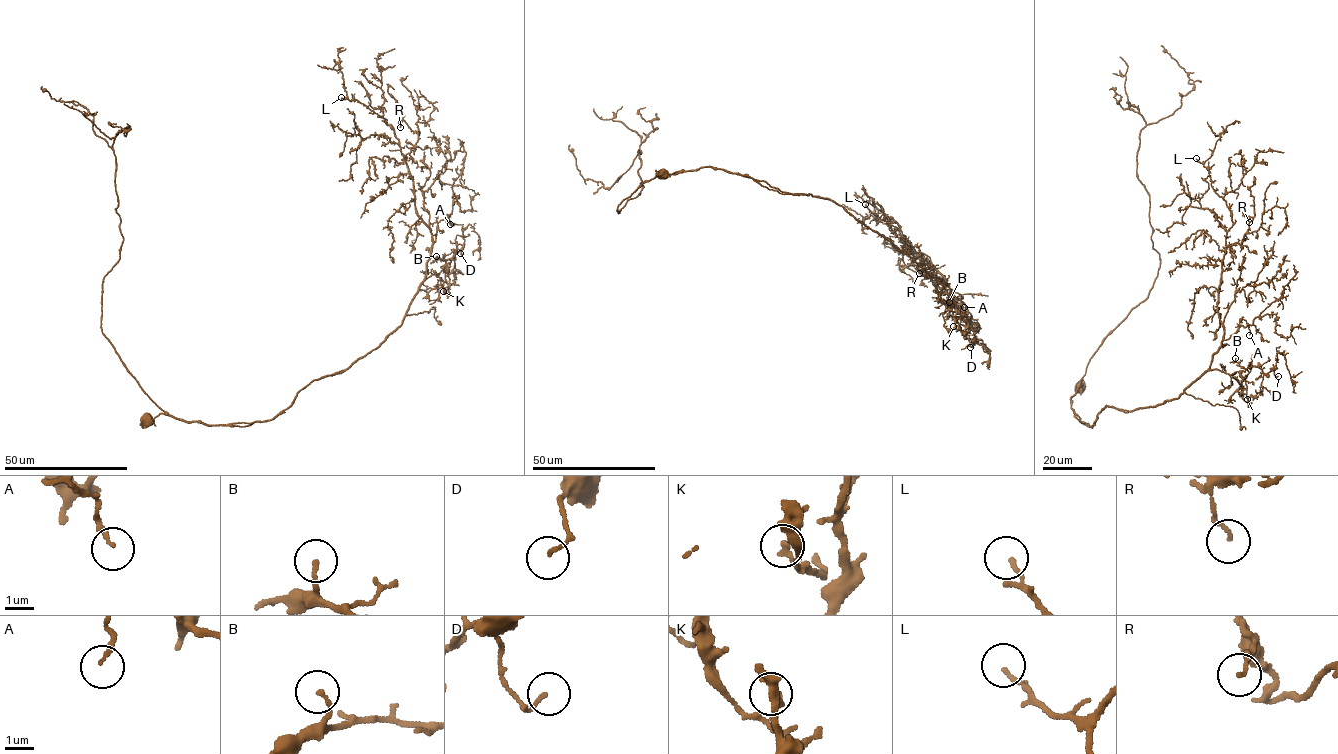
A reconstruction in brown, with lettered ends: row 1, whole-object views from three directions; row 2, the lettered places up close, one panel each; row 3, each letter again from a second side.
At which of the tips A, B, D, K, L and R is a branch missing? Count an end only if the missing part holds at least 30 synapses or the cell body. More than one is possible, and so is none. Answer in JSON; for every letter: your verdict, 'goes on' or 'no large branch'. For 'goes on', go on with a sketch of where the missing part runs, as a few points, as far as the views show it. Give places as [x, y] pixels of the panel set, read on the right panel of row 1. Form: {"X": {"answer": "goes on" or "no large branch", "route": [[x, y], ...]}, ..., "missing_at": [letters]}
{"A": {"answer": "no large branch"}, "B": {"answer": "no large branch"}, "D": {"answer": "no large branch"}, "K": {"answer": "no large branch"}, "L": {"answer": "goes on", "route": [[1196, 158], [1196, 148], [1191, 143], [1180, 153]]}, "R": {"answer": "no large branch"}, "missing_at": ["L"]}

